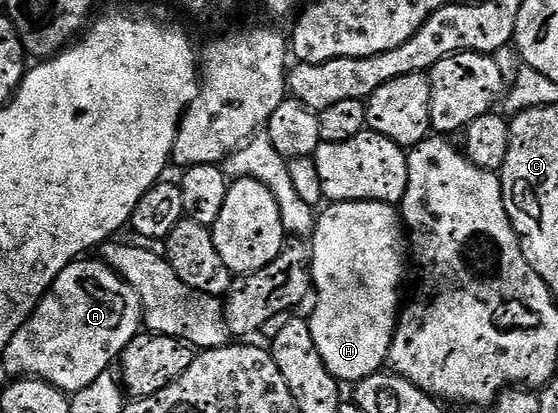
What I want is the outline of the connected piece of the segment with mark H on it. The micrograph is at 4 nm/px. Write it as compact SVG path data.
M337 201L329 203L315 217L310 247L314 300L316 296L316 309L310 315L314 346L318 346L322 362L326 362L327 369L336 380L344 384L355 384L375 375L388 358L392 335L396 332L396 321L402 311L400 283L404 280L406 229L399 211L391 204Z

